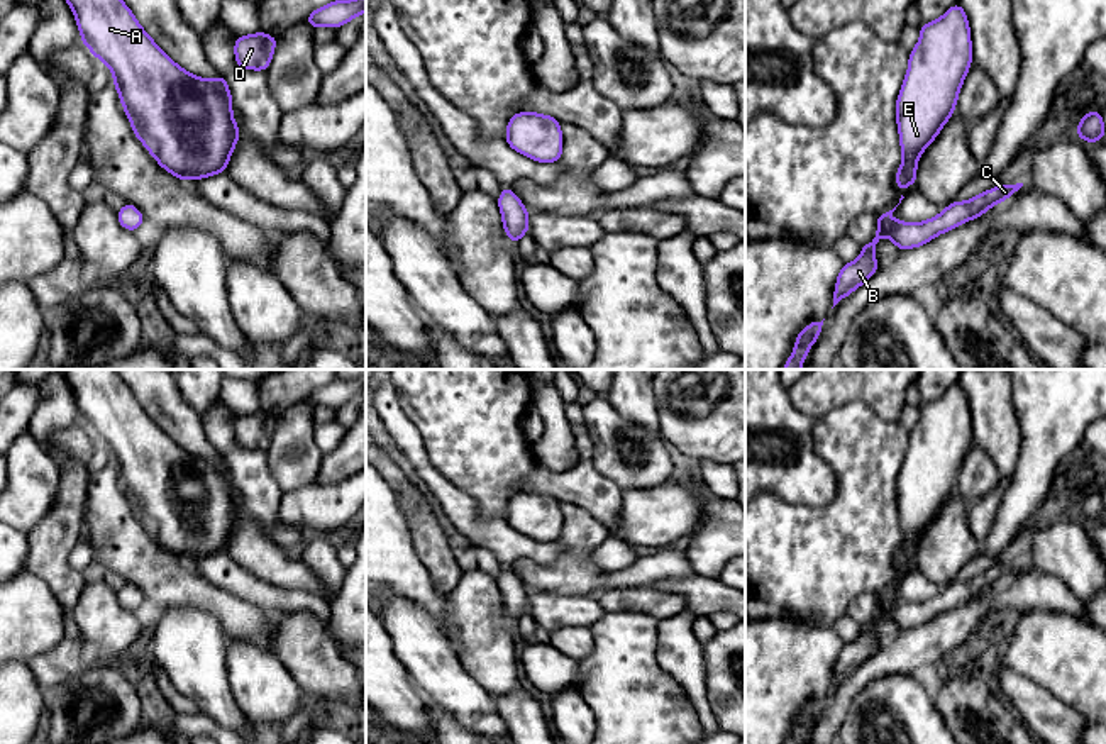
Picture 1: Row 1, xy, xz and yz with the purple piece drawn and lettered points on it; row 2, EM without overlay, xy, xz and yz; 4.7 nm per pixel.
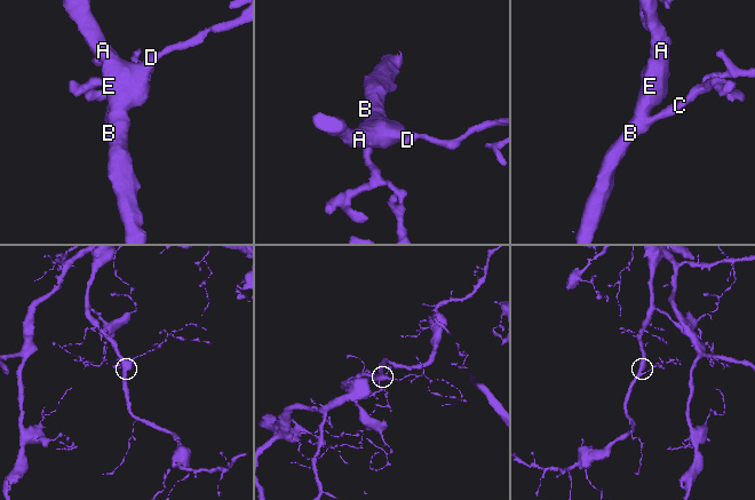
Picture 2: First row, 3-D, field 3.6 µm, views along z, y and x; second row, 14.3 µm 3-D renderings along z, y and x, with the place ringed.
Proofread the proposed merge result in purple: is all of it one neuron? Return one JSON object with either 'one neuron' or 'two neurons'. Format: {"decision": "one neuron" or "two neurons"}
{"decision": "one neuron"}

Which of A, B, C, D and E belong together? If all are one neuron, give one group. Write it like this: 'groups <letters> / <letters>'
groups A B C D E

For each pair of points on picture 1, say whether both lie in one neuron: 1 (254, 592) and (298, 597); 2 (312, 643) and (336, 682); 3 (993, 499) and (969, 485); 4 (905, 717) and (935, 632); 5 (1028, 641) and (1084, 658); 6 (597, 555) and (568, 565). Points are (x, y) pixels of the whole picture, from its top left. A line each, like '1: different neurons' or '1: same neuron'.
1: same neuron
2: same neuron
3: different neurons
4: different neurons
5: same neuron
6: different neurons

